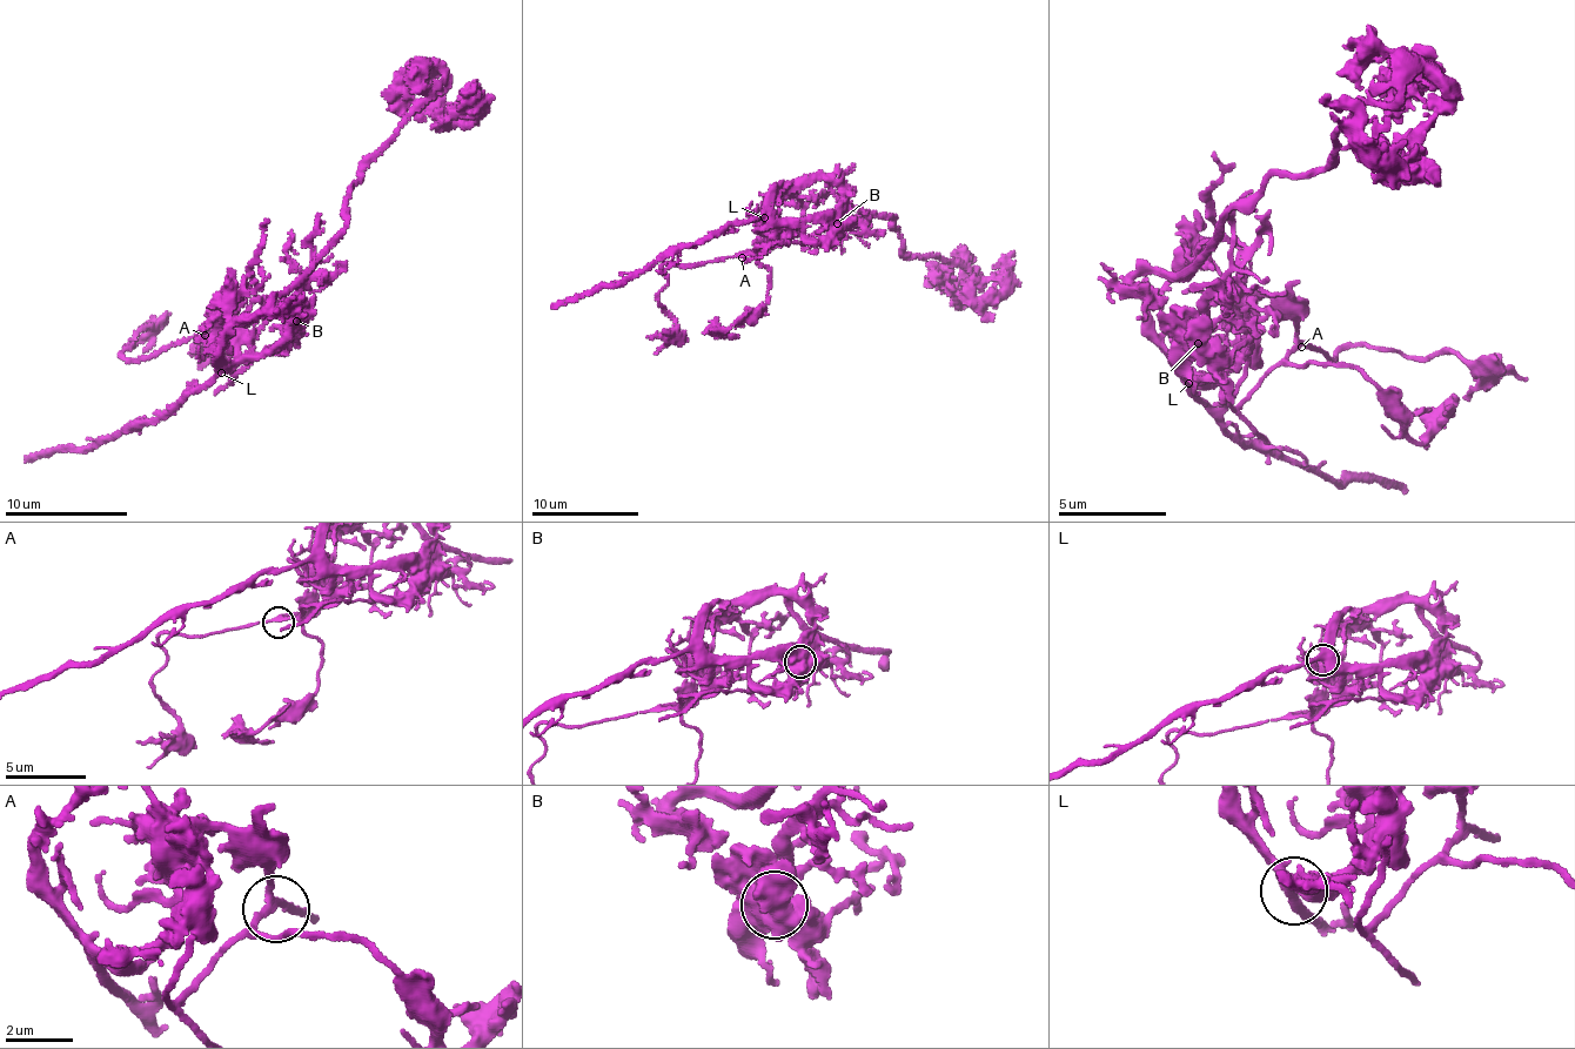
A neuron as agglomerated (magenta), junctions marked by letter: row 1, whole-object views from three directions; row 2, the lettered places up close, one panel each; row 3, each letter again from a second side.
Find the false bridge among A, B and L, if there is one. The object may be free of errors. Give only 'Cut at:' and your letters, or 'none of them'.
Cut at: B

